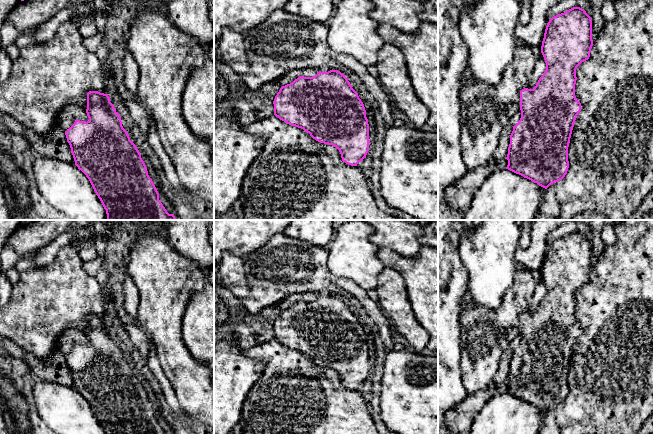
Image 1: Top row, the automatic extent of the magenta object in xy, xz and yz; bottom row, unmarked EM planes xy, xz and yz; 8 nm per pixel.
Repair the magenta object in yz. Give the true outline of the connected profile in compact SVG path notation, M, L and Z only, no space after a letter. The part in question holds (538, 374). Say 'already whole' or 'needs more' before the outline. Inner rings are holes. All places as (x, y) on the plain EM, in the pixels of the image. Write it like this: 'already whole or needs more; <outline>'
already whole; M573 231L552 241L546 250L541 270L546 294L533 313L524 312L520 315L521 342L513 350L510 359L506 393L537 407L545 413L562 404L569 392L568 371L575 344L581 335L581 327L575 320L576 293L582 286L589 283L592 270L592 244L584 233Z

